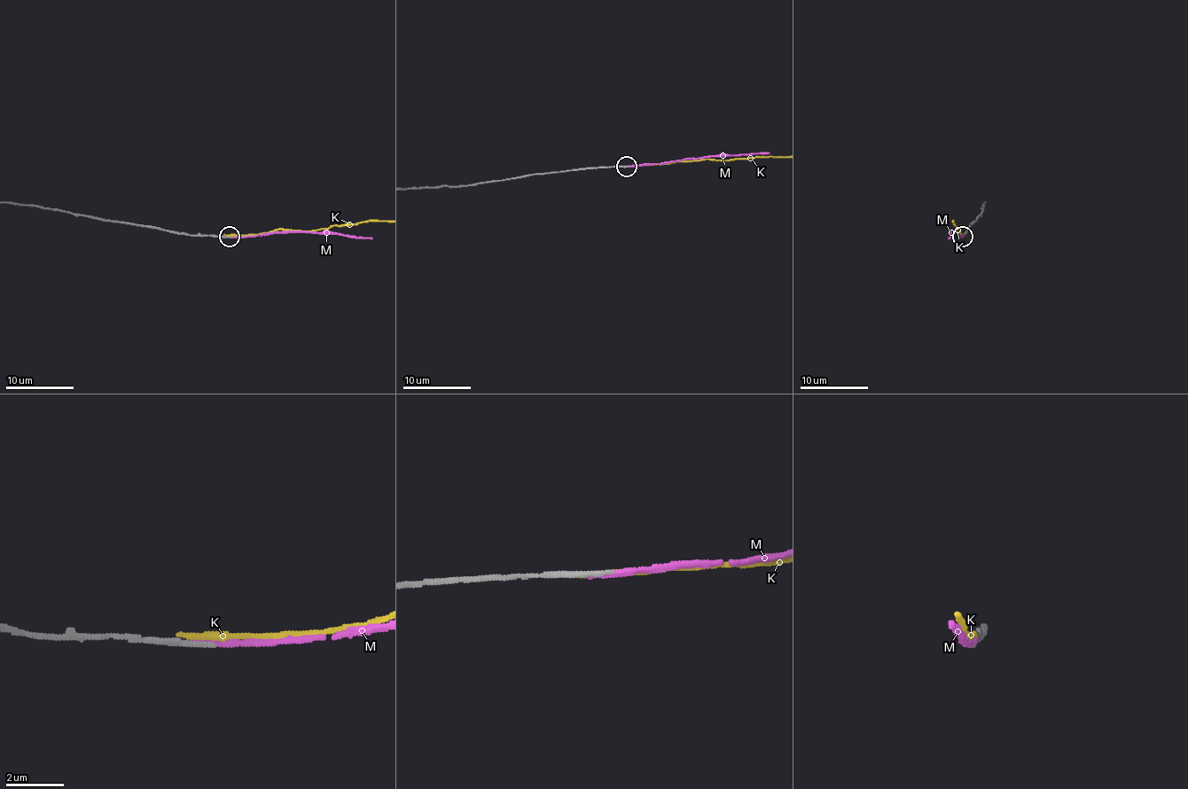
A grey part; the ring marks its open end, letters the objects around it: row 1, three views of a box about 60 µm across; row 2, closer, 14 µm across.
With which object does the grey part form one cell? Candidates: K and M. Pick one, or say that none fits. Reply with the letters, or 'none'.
M

